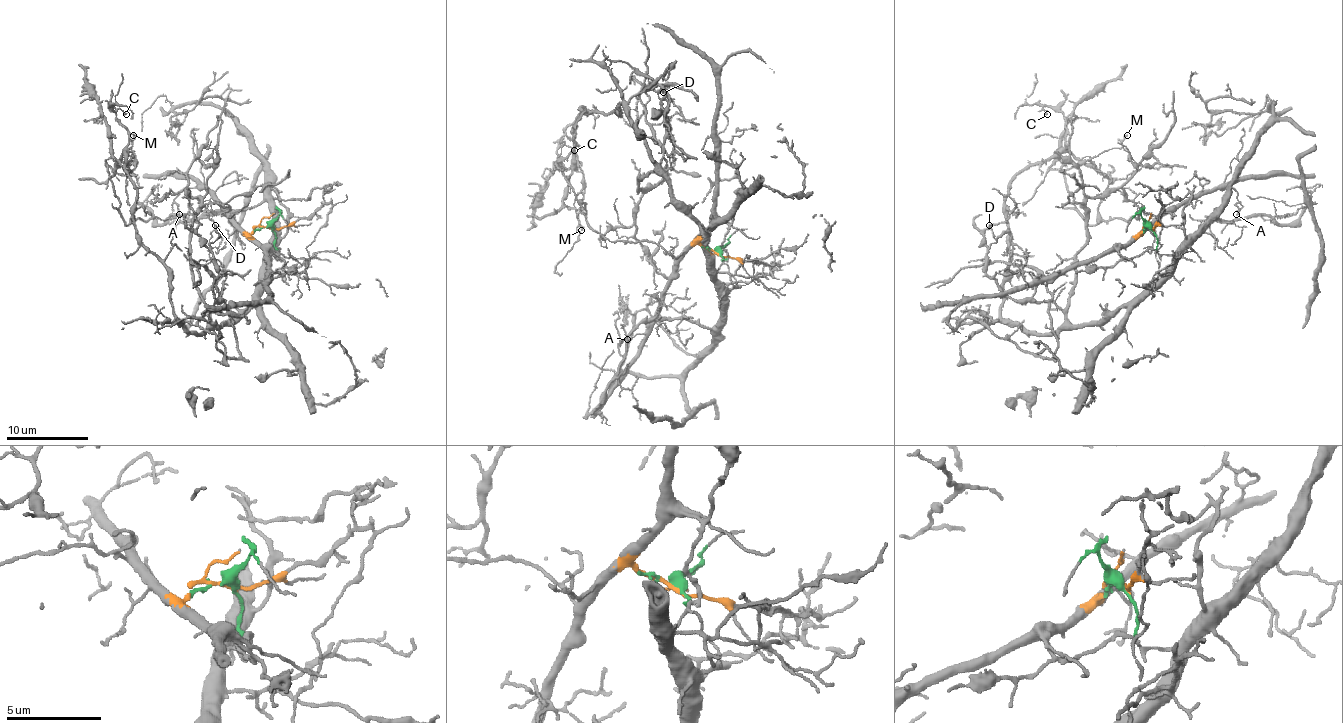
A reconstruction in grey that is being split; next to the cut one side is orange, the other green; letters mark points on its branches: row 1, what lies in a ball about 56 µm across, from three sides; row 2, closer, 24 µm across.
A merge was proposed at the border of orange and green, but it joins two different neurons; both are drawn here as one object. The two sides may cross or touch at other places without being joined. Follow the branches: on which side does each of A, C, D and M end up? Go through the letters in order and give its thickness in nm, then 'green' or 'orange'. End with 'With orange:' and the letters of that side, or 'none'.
A: 150 nm thick; orange
C: 150 nm thick; green
D: 120 nm thick; green
M: 140 nm thick; orange
With orange: A, M

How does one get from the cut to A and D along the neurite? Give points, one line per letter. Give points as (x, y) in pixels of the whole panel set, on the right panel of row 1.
A: (1150, 228), (1146, 226), (1139, 232), (1148, 224), (1203, 193), (1211, 193), (1227, 185), (1238, 200), (1236, 214)
D: (1150, 226), (1172, 265), (1092, 324), (1072, 324), (1052, 302), (1015, 302), (986, 273), (996, 240), (988, 224)

